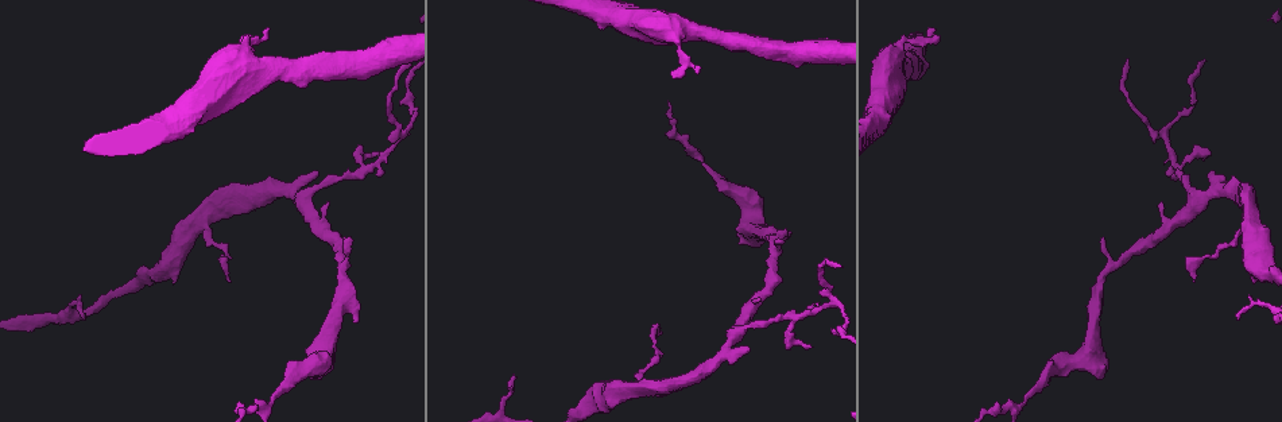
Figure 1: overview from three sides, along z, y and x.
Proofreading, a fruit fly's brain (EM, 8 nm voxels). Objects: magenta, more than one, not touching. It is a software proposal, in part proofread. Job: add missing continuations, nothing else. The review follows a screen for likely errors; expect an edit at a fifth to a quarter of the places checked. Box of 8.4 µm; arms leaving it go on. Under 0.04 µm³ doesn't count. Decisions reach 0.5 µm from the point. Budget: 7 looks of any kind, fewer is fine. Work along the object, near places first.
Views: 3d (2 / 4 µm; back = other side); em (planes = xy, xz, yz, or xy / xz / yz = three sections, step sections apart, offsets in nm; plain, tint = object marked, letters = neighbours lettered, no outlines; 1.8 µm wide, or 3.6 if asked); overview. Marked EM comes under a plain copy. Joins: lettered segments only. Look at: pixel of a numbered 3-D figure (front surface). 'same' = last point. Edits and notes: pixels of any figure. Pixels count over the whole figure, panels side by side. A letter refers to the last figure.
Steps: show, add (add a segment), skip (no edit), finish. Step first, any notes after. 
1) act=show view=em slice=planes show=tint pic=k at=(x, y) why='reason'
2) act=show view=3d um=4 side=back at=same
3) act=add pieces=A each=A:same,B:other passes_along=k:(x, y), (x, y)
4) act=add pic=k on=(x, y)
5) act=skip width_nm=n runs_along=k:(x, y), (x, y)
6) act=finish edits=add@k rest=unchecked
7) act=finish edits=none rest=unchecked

act=show view=em slice=planes show=letters pic=1 at=(750, 350) why='free end'

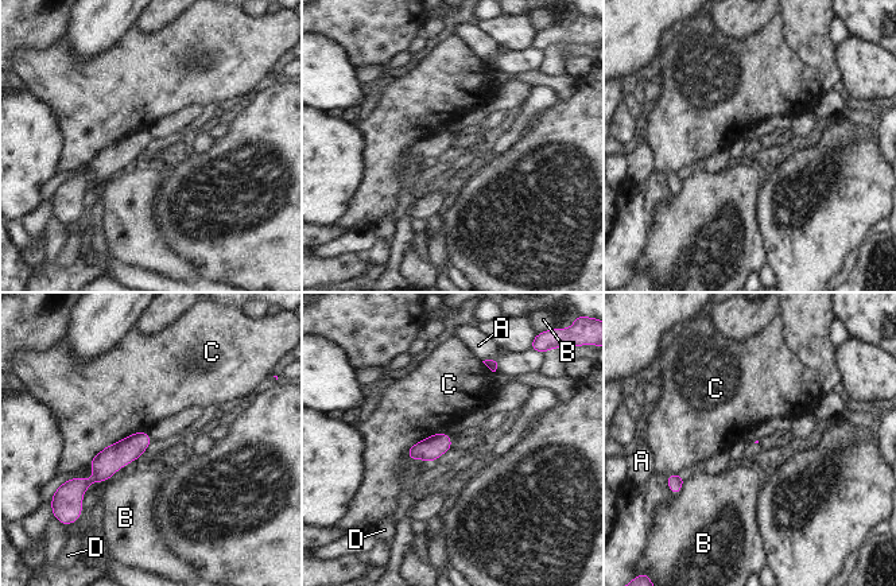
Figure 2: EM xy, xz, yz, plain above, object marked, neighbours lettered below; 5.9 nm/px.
act=skip each=A:other,B:other,C:other,D:other found='no lettered segment goes on from it'

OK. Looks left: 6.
act=show view=em slice=planes show=letters pic=1 at=(229, 279) why='tapers out'

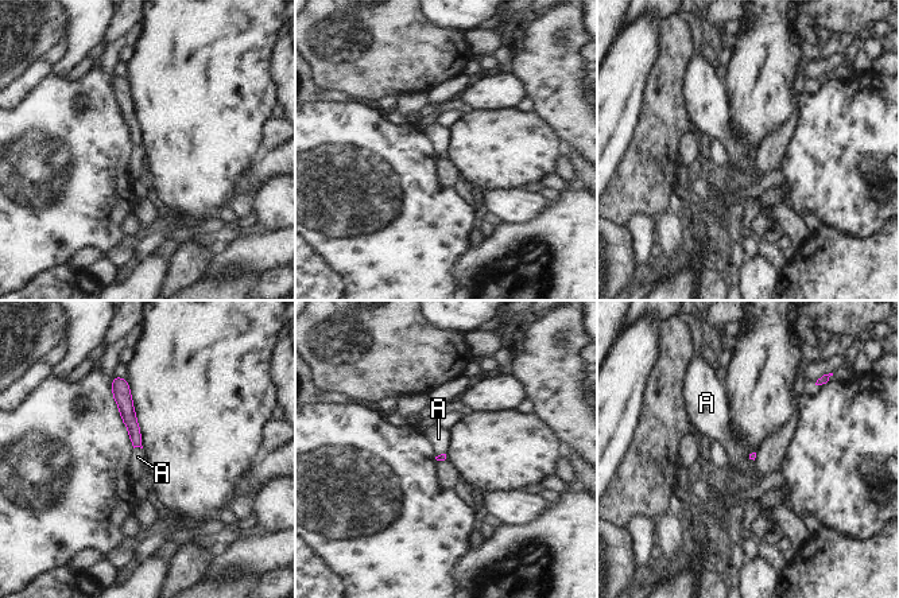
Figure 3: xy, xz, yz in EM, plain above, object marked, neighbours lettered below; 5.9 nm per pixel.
act=skip each=A:other runs_along=3:(116, 380), (120, 385), (138, 443) found='no lettered segment goes on from it'

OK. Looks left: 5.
act=show view=3d um=4 pic=1 at=(355, 322) why='free end'

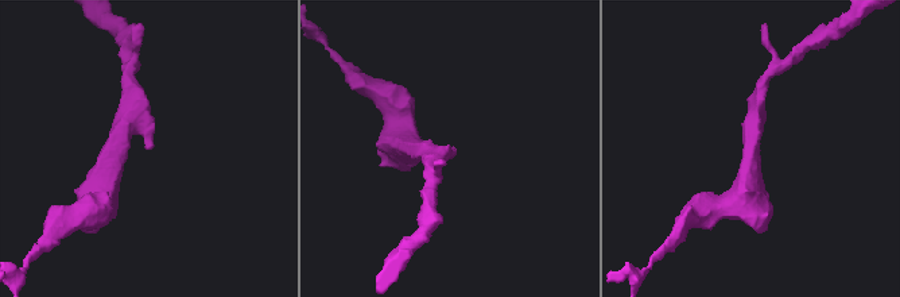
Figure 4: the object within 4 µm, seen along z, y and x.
act=show view=em slice=planes show=letters pic=4 at=(150, 148) arm_widths_nm=240,300 why='shape alone is not enough'

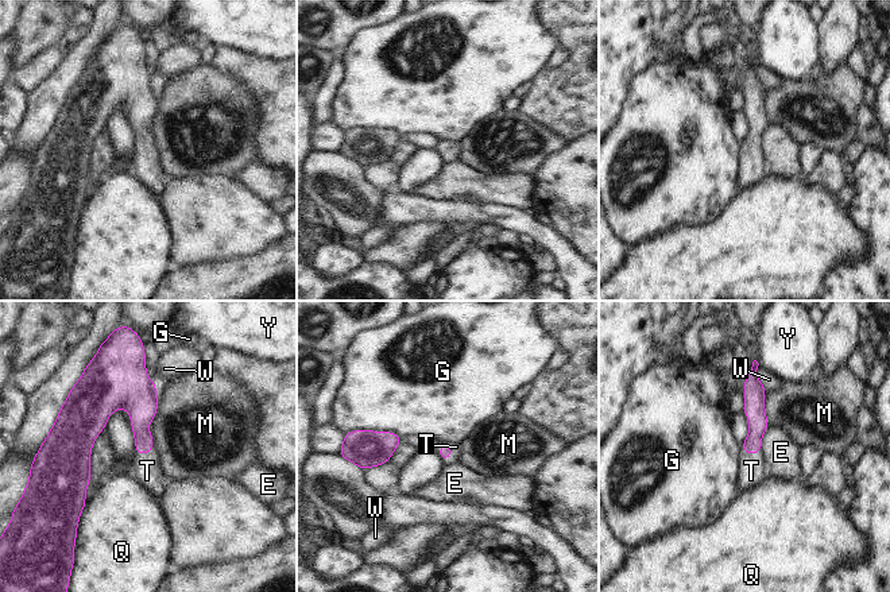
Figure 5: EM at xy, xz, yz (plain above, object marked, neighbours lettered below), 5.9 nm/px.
act=add pieces=T each=E:other,G:other,M:other,Q:other,T:same,W:other,Y:other passes_along=5:(142, 411), (146, 453), (147, 471) found='the neuron continues'

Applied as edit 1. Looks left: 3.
act=finish edits=add@5 rest=unchecked

